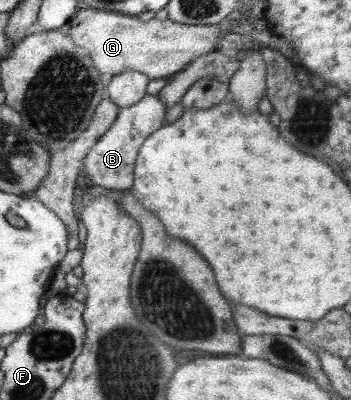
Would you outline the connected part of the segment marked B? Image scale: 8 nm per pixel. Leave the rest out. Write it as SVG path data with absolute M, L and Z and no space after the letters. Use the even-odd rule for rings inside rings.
M146 94L137 103L120 108L119 115L113 125L101 136L100 141L87 152L80 170L83 170L83 173L94 185L115 191L129 190L135 179L134 165L139 148L145 138L163 125L166 108L167 105L160 100L158 94L154 96Z

